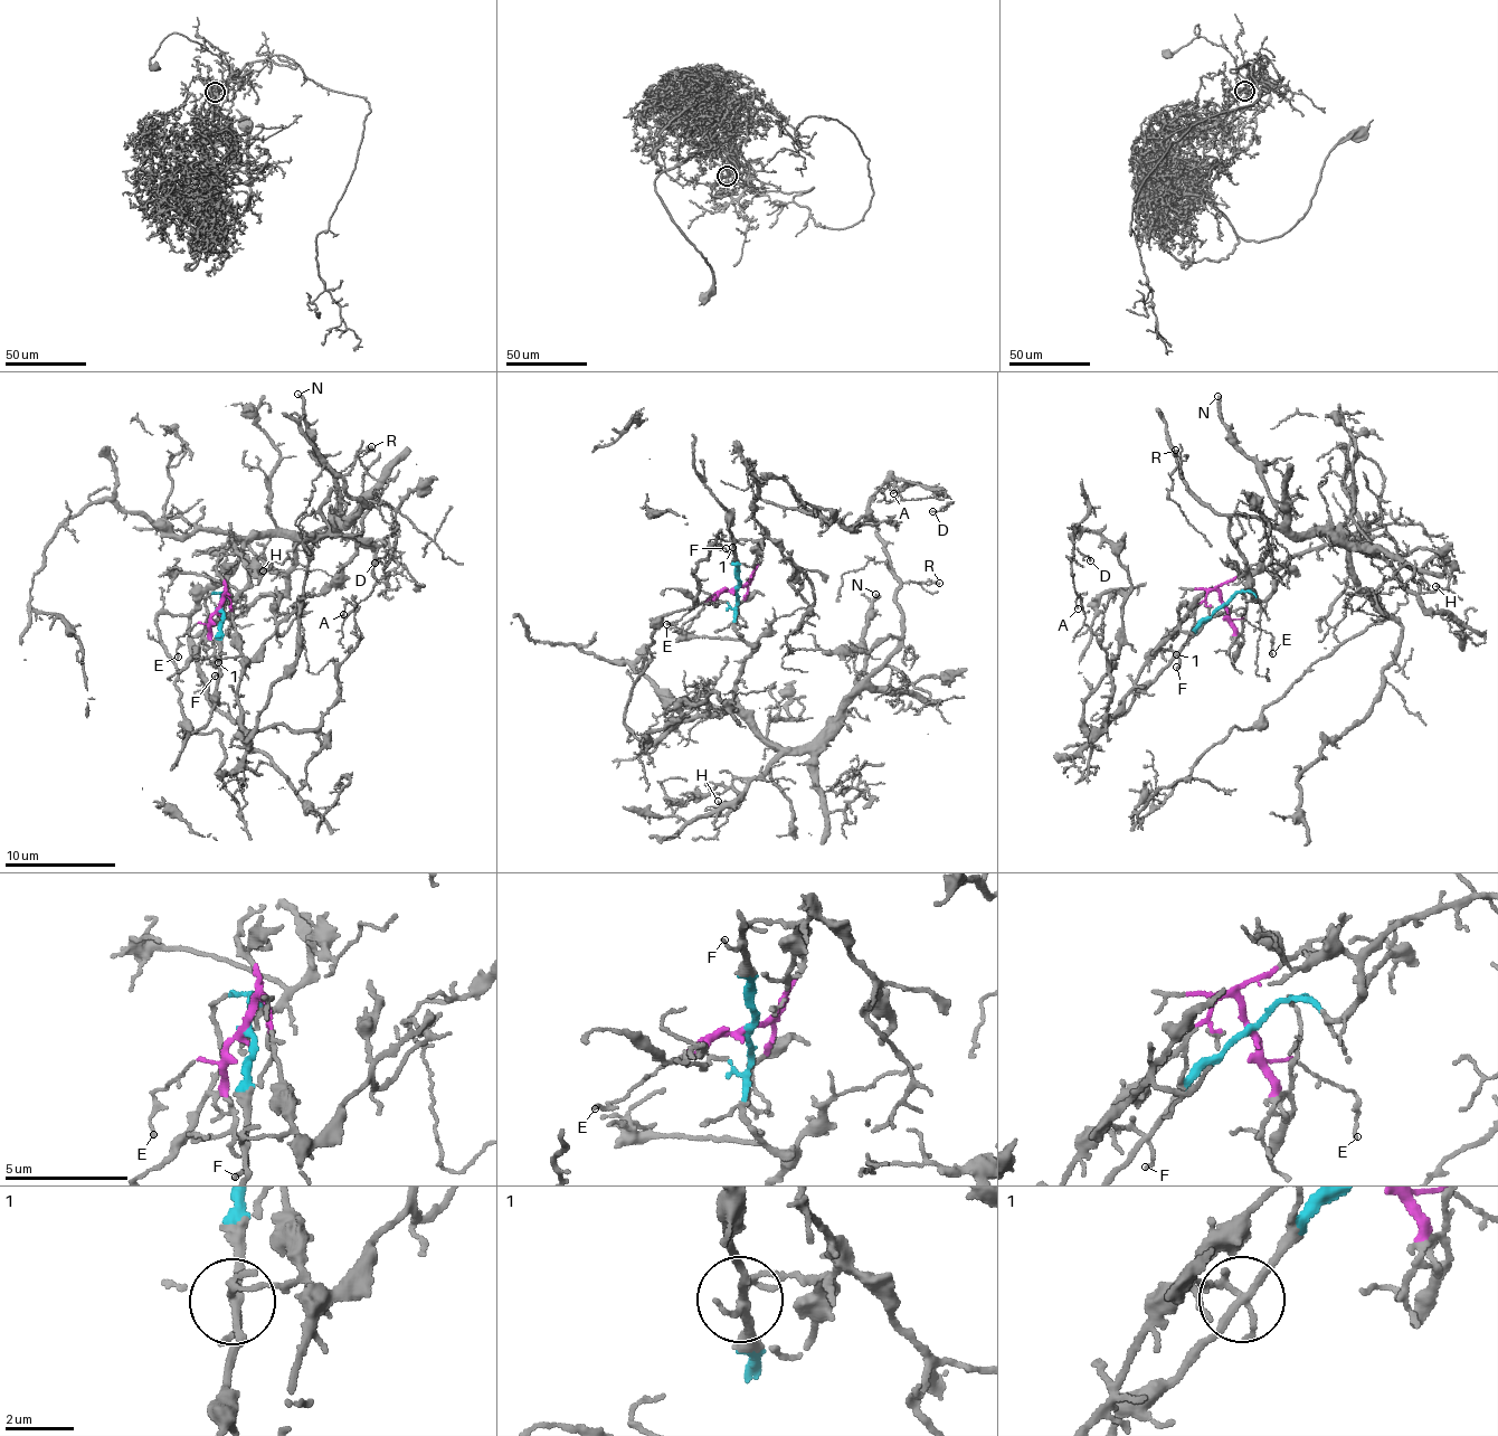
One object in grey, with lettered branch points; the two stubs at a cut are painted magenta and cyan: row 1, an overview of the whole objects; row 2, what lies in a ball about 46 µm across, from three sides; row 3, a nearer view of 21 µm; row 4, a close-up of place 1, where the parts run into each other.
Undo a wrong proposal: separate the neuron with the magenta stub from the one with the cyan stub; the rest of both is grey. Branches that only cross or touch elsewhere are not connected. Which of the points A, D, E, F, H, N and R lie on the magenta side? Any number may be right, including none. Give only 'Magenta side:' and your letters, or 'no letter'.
Magenta side: A, D, E, F

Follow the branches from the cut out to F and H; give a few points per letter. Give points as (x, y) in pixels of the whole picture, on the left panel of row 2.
F: (220, 608), (220, 601), (226, 595), (239, 652), (233, 658), (220, 658), (215, 676)
H: (220, 608), (219, 596), (231, 600), (246, 588), (247, 568), (234, 539), (295, 540), (286, 575), (262, 569)

